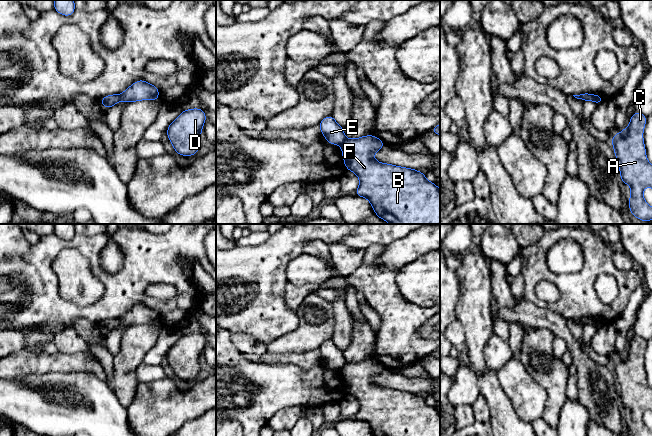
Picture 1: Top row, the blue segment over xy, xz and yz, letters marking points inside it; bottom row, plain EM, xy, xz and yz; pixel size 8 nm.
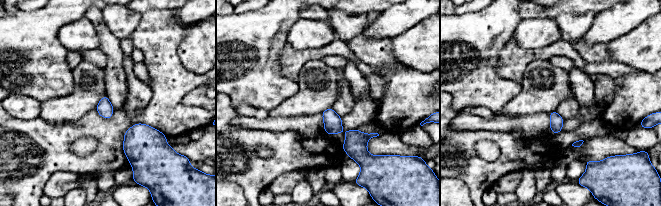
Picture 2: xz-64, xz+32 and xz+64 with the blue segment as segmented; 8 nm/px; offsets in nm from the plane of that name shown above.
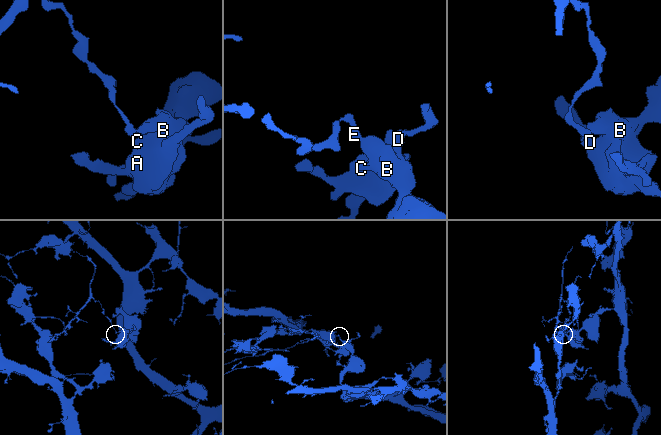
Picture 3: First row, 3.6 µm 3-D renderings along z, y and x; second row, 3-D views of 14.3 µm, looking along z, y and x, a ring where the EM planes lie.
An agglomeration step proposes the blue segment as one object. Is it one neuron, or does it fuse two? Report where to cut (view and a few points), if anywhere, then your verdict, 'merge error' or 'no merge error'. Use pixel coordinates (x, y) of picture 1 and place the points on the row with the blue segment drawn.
cut xz (346, 139), (340, 144); merge error

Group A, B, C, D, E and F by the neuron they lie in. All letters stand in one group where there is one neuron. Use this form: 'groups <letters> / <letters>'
groups A B C D F / E

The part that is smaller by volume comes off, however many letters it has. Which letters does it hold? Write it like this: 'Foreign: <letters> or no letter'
Foreign: E

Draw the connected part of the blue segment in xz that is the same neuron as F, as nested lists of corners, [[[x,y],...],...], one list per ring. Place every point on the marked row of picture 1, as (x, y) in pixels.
[[[374,135],[346,139],[341,144],[346,169],[354,172],[360,180],[355,195],[368,199],[375,214],[391,224],[440,224],[440,190],[436,184],[429,182],[418,170],[377,162],[373,155],[384,145],[385,143]]]

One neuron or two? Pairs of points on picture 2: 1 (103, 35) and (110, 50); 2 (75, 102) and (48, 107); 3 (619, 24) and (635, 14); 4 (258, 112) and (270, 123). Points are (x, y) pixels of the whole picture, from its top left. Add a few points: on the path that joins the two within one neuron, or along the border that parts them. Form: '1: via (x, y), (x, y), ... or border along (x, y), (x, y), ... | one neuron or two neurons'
1: via (107, 39), (110, 46) | one neuron
2: via (68, 107), (55, 107) | one neuron
3: via (623, 20), (631, 14) | one neuron
4: border along (241, 115), (257, 118), (268, 116) | two neurons

